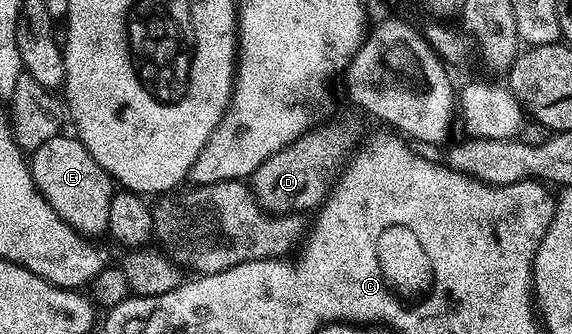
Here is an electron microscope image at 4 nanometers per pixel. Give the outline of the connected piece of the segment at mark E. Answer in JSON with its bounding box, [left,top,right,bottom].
[29,135,116,235]

